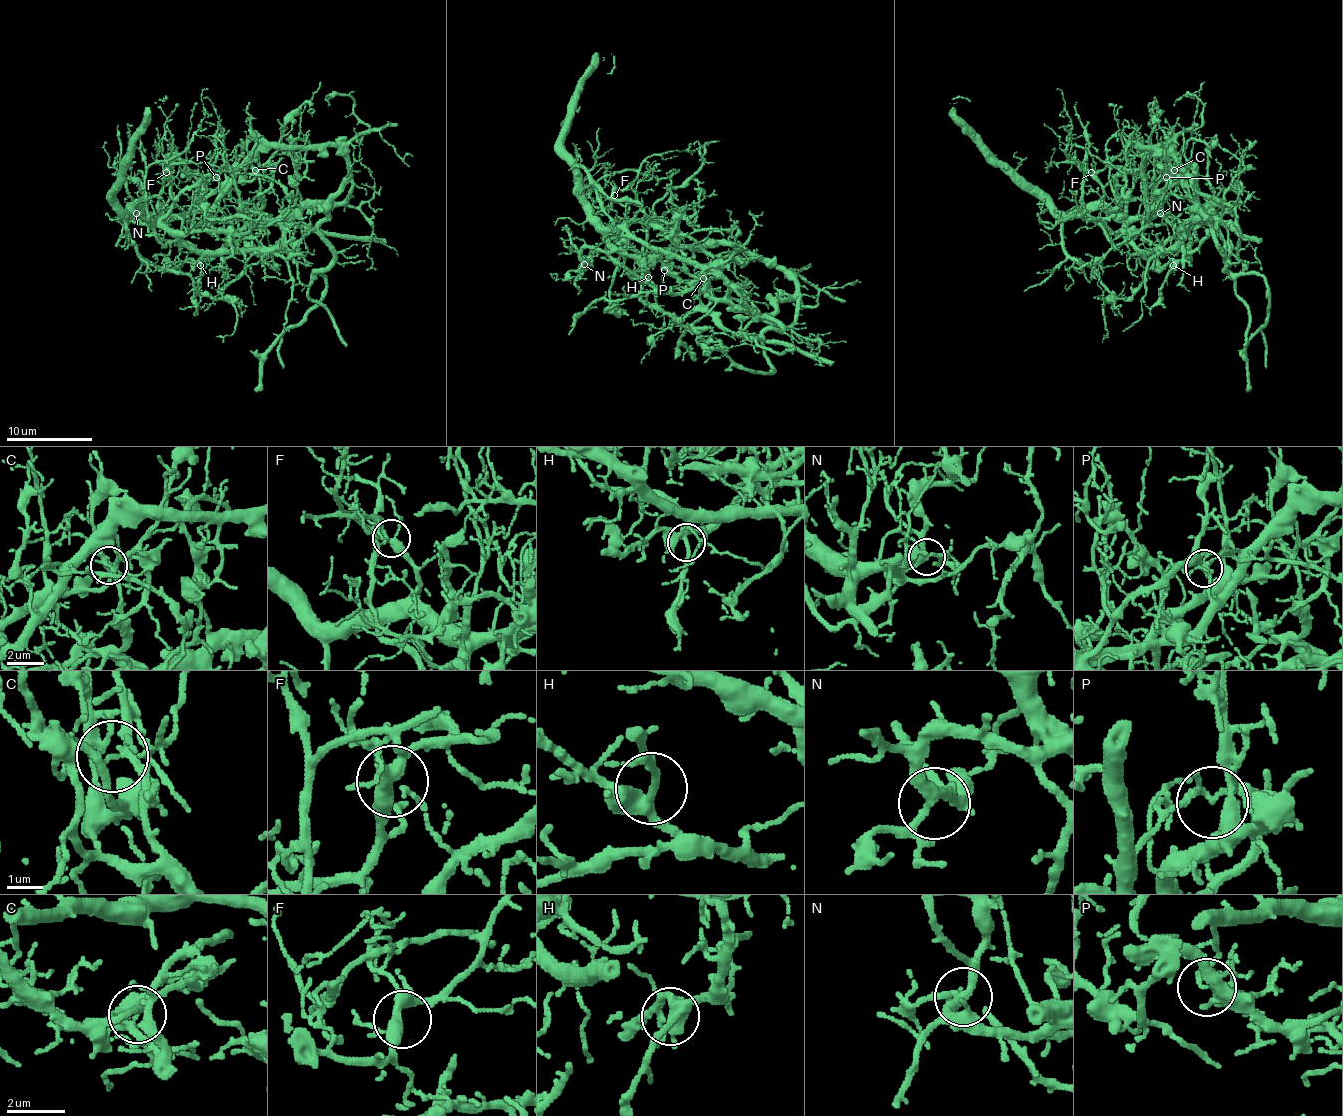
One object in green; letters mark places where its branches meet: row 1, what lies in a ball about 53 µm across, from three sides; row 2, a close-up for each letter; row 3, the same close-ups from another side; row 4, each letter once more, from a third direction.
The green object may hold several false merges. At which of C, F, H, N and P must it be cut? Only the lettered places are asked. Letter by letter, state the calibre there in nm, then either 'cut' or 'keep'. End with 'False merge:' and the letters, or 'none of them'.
C: calibre 240 nm; cut
F: calibre 320 nm; keep
H: calibre 280 nm; keep
N: calibre 280 nm; keep
P: calibre 120 nm; cut
False merge: C, P

